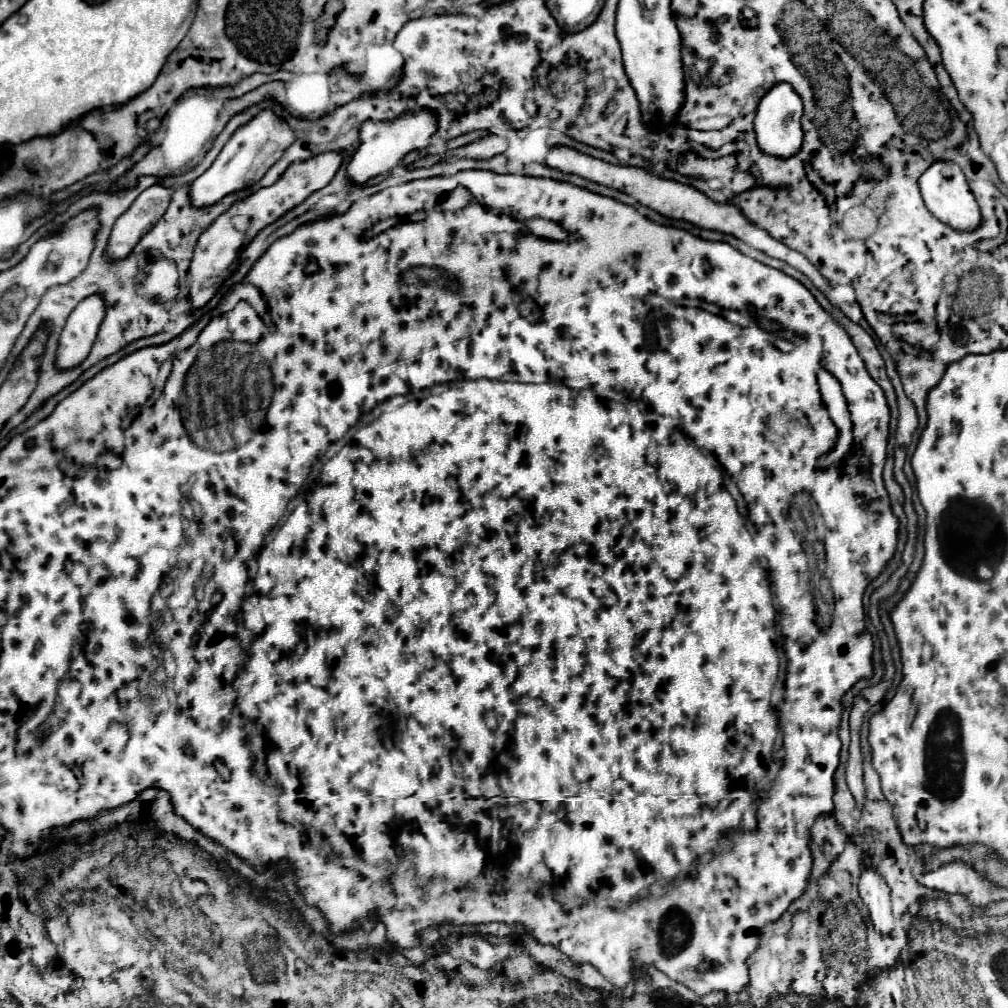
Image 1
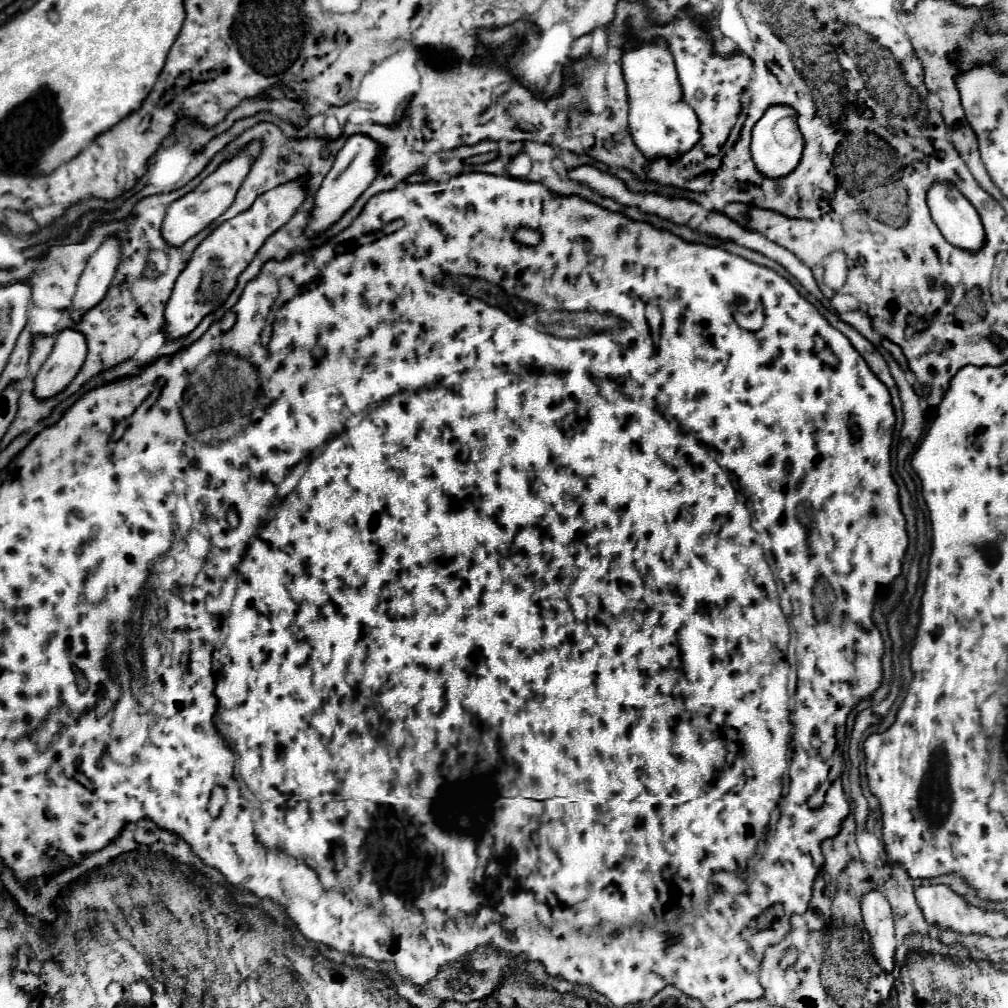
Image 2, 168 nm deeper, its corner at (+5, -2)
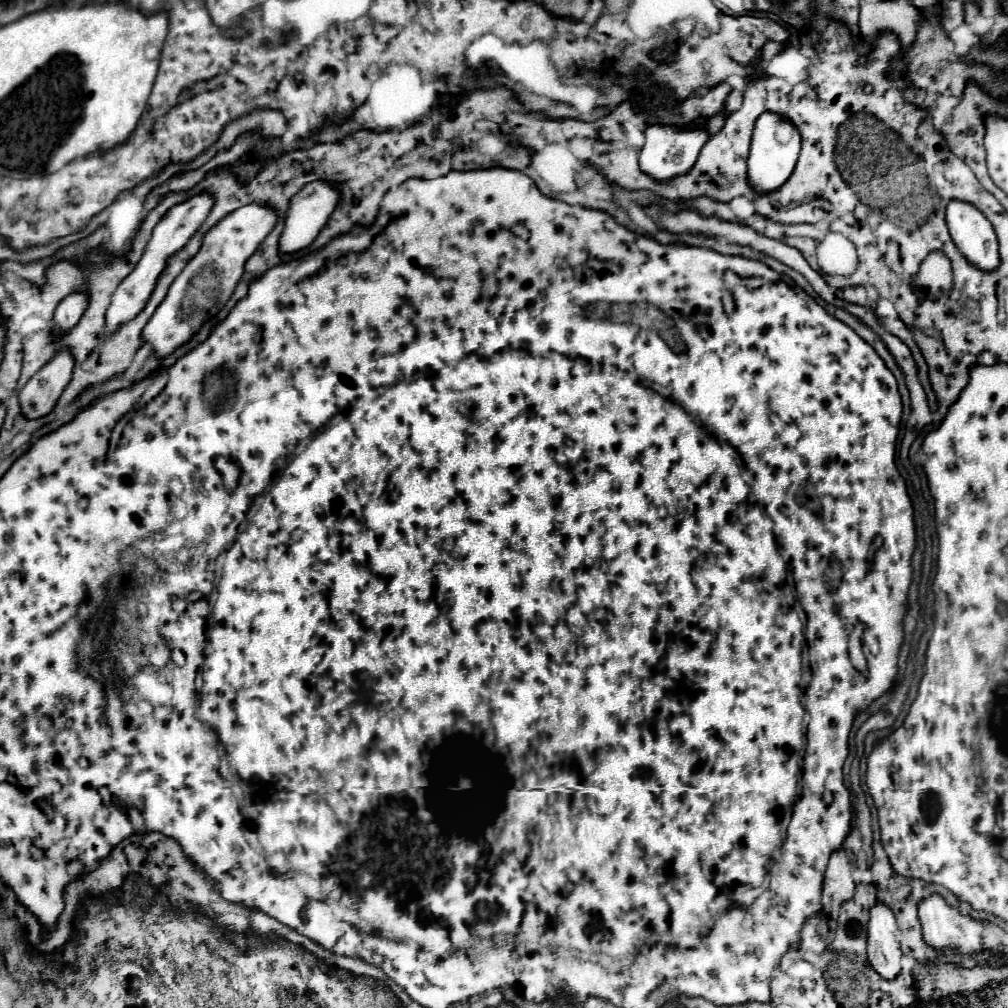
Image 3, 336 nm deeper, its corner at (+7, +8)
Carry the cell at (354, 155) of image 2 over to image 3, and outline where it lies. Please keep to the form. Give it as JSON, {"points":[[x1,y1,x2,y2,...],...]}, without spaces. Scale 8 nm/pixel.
{"points":[[314,182,314,184,306,184,306,188,302,188,292,200,290,200,290,208,286,212,286,220,284,220,284,230,280,234,278,246,282,254,294,254,306,246,312,244,312,240,318,236,318,232,324,228,324,224,328,222,330,214,334,212,336,204,338,204,338,192,334,192,334,188,330,188,330,184,322,184,322,182]]}

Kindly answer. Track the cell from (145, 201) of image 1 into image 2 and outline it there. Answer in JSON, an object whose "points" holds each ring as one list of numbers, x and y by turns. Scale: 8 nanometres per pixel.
{"points":[[108,236,100,244,100,248,90,256,78,280,78,290,72,300,72,308,76,308,74,312,80,312,80,308,92,308,104,298,120,264,120,256,120,238]]}

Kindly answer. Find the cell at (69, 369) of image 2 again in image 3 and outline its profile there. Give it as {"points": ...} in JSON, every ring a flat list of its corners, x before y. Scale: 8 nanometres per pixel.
{"points":[[62,350,40,372,36,372,18,394,22,416,26,416,28,420,48,416,54,410,60,394,68,386,72,368,74,358,70,356,70,352]]}

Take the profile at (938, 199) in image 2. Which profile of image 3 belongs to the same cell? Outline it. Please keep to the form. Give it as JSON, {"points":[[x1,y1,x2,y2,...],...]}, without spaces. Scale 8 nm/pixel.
{"points":[[952,200,946,208,946,222,956,248,982,272,1000,266,998,240,988,218,972,204]]}

